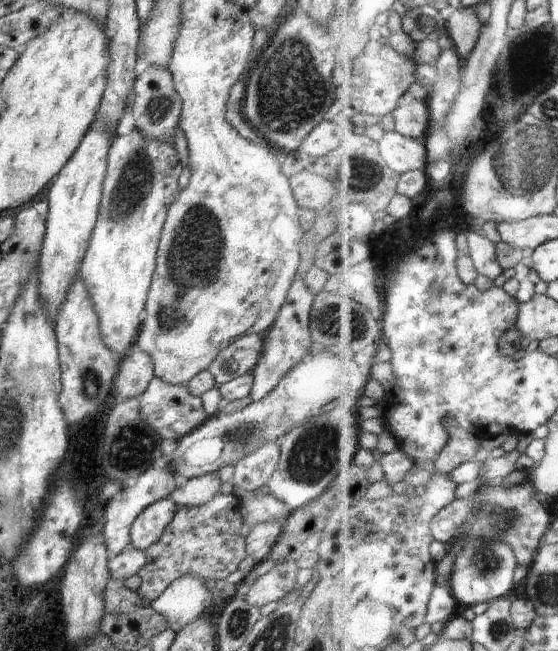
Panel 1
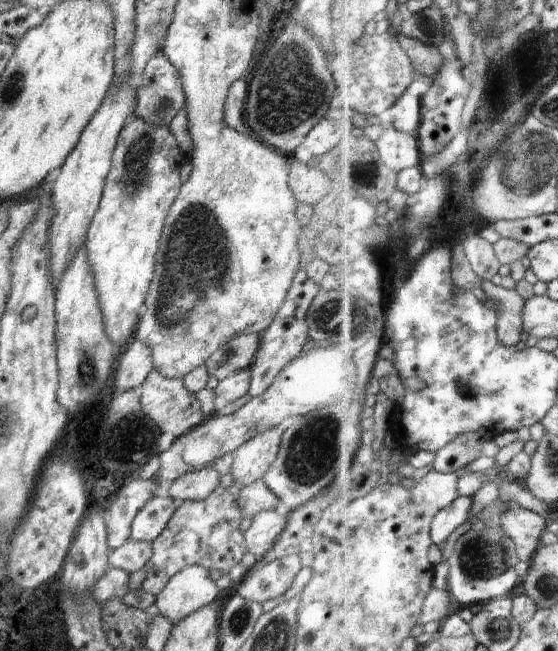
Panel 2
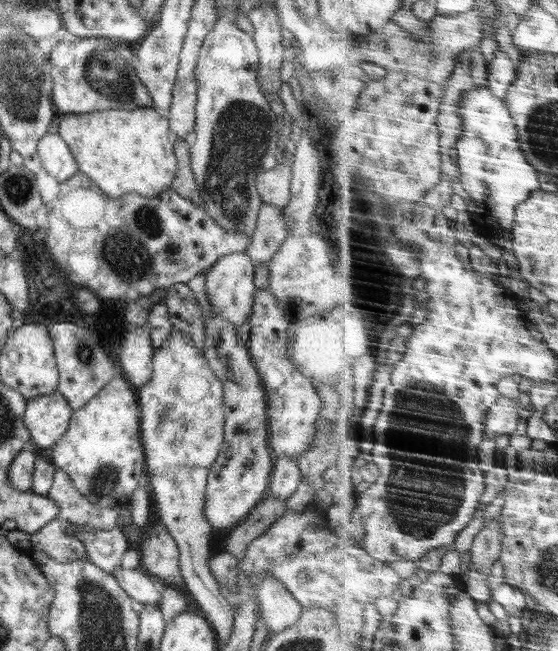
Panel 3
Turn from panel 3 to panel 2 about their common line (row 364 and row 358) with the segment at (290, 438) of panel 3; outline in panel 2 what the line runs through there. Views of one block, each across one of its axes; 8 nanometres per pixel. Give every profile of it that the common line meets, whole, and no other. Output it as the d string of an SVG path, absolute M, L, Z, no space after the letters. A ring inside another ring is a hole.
M298 270L298 274L294 275L292 286L288 289L286 300L282 303L270 326L260 334L257 353L253 363L249 366L251 379L248 393L253 398L263 395L274 382L277 374L311 345L305 318L318 292L320 288L308 278L308 274L304 270Z

